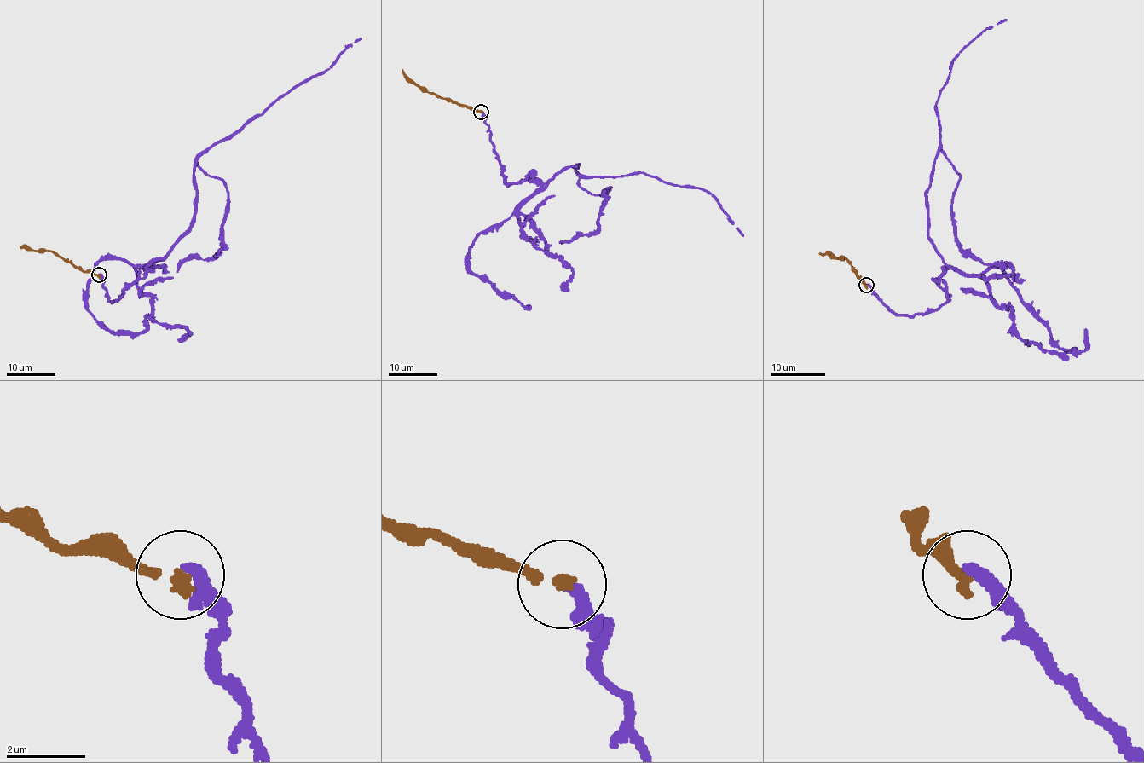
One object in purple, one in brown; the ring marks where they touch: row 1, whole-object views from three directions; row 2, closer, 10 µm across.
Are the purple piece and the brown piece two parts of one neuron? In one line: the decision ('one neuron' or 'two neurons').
two neurons

